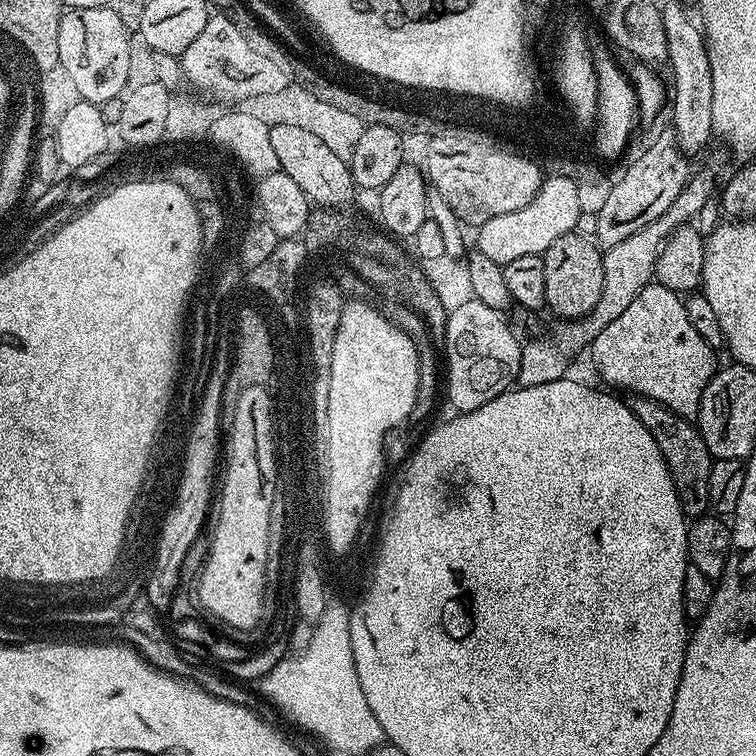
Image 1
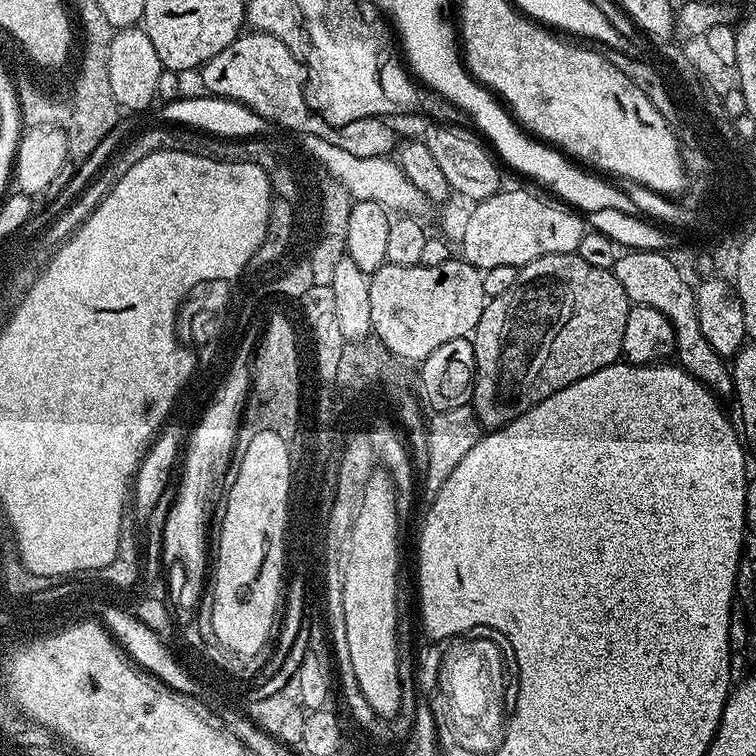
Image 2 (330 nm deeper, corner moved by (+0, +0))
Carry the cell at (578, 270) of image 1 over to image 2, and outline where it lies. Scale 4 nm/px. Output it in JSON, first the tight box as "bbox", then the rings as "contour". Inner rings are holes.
{"bbox":[470,252,629,429],"contour":[[[576,252],[546,254],[519,269],[514,286],[485,303],[482,318],[478,318],[476,331],[470,337],[476,359],[470,403],[476,409],[481,429],[506,426],[535,404],[547,402],[558,390],[571,388],[574,382],[617,363],[622,356],[622,334],[626,334],[629,307],[626,290],[622,290],[611,268],[592,266]]]}

